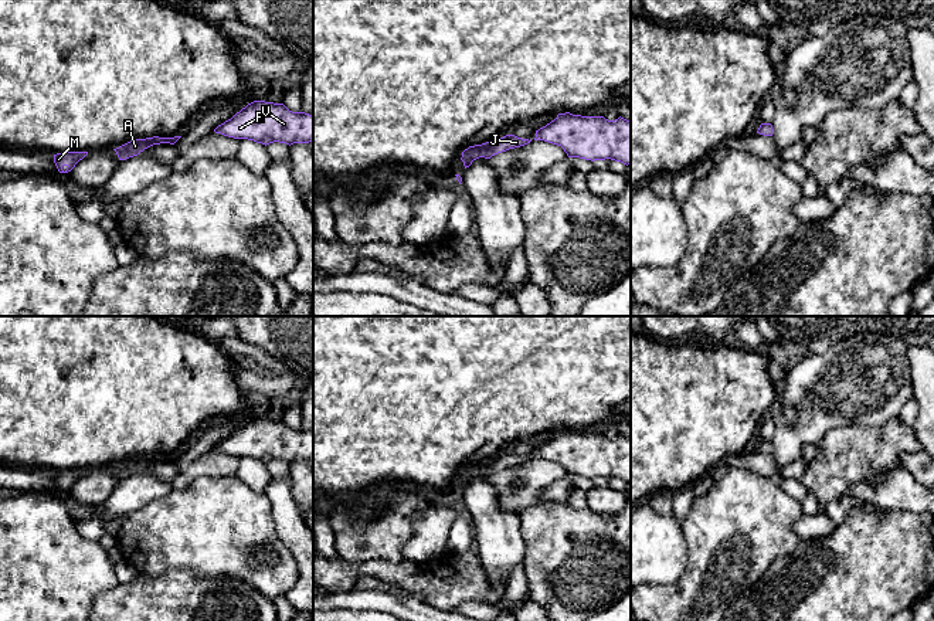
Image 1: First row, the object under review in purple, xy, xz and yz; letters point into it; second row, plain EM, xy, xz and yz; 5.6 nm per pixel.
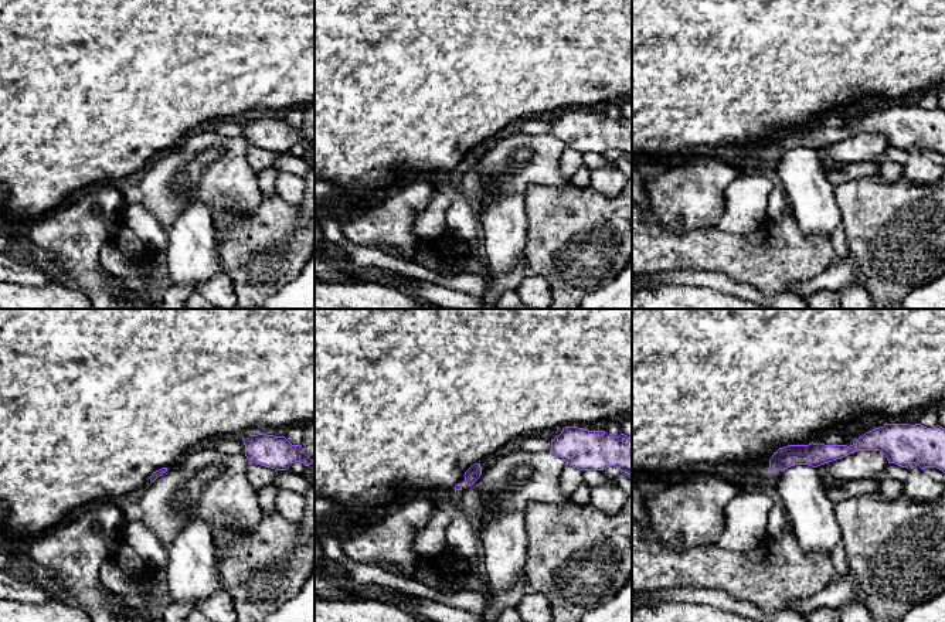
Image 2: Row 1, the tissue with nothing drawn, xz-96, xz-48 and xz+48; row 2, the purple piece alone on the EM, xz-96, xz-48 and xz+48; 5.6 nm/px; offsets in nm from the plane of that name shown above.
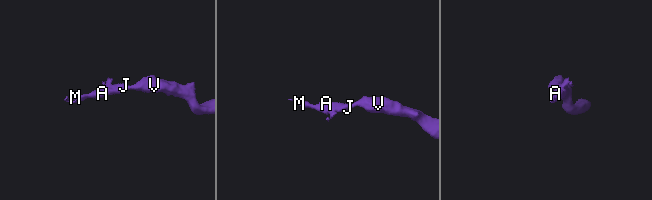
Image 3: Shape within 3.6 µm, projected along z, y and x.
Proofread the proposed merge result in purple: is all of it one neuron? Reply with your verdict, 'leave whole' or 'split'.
leave whole

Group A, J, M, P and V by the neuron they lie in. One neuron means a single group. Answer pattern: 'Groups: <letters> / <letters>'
Groups: A J M P V

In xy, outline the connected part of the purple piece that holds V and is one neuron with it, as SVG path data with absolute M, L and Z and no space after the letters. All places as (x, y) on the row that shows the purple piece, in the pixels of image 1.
M254 101L214 129L234 139L269 145L313 142L313 115L292 112L283 104Z

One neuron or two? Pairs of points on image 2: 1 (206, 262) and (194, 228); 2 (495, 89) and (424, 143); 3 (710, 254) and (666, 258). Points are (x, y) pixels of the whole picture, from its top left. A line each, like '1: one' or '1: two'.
1: one
2: one
3: one

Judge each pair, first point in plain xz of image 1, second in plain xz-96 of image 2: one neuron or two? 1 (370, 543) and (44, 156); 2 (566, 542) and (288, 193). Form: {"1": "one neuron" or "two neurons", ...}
{"1": "two neurons", "2": "two neurons"}

